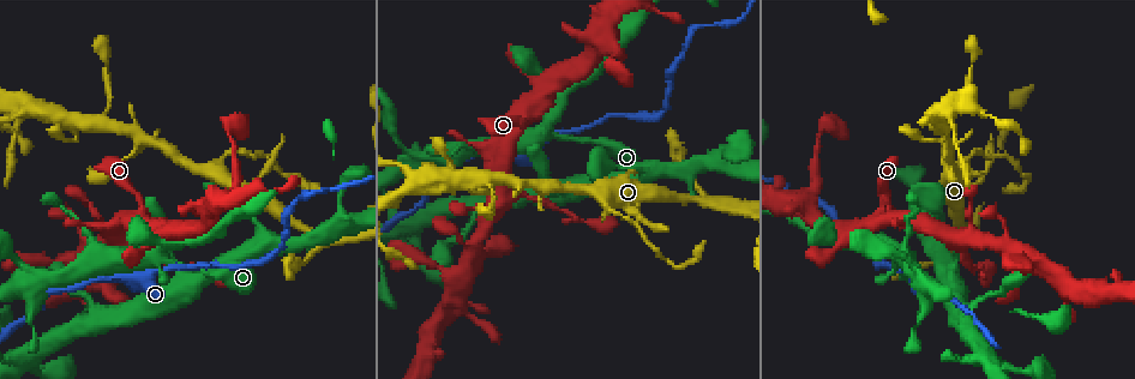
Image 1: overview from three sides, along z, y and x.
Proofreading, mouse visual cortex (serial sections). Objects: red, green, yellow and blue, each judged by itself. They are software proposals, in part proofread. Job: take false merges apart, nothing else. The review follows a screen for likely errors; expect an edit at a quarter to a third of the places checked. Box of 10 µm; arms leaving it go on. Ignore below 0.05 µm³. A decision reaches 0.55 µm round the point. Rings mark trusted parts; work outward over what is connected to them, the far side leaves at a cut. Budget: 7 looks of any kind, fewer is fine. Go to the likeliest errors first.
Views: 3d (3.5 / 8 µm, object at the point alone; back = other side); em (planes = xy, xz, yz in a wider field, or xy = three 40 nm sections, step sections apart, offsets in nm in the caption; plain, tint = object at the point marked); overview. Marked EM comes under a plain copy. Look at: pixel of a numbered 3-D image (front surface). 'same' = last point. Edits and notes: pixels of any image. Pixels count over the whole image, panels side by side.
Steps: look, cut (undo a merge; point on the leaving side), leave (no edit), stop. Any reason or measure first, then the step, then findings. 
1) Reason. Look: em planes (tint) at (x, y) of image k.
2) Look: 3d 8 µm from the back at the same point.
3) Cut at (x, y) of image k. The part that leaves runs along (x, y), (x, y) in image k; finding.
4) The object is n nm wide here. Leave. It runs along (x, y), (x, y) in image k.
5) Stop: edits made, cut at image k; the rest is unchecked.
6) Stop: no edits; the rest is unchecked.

Abrupt turn. Look: 3d 8 µm at (968, 154) of image 1.

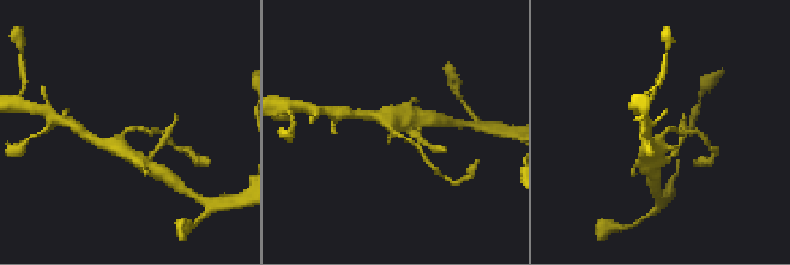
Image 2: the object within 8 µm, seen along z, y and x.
The arms are 150, 450 nm wide; need the tissue. Look: em xy step 5 (tint) at the same point.

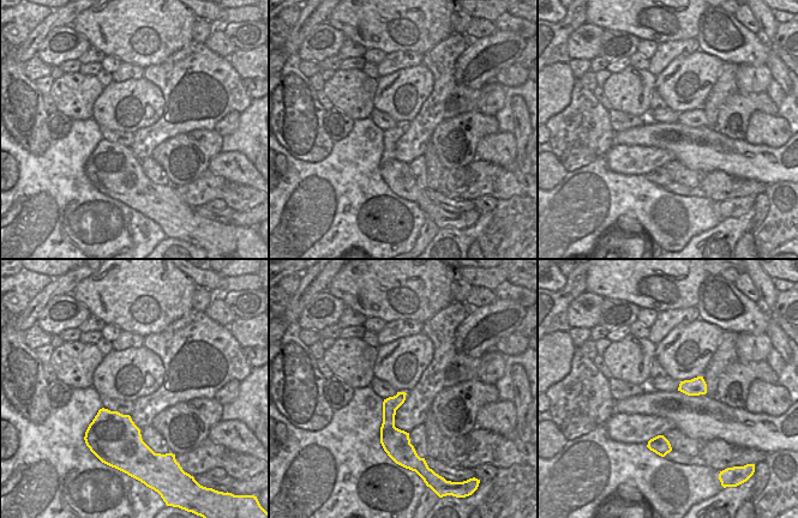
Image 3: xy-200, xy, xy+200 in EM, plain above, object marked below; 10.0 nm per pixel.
The object is 150 nm wide here. Cut at (145, 130) of image 2. The part that leaves runs along (125, 132), (130, 128), (161, 131) in image 2; a second cell is stuck on.

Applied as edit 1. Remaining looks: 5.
A narrow waist. Look: 3d 3.5 µm at (107, 279) of image 1.

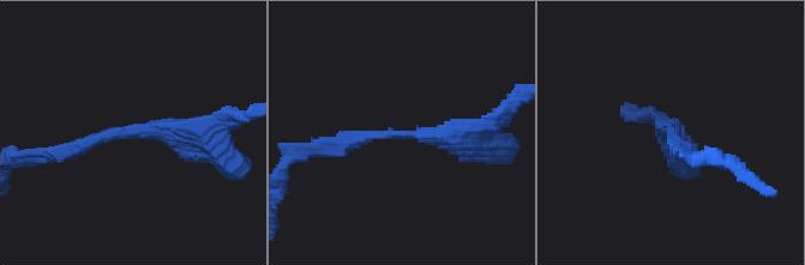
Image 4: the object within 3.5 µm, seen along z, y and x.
Shape alone is not enough. Look: em planes (tint) at (134, 130) of image 4.

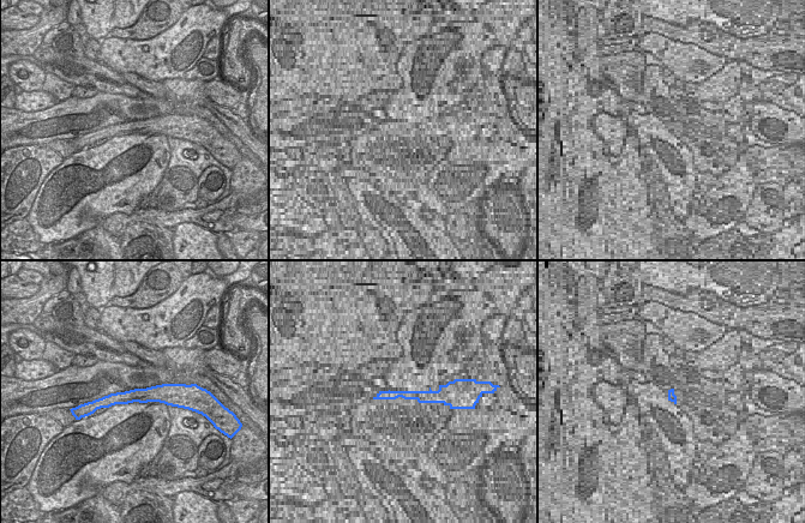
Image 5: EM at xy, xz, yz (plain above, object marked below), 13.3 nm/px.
Leave. It runs along (211, 144), (126, 130), (60, 151) in image 4; one cell here.

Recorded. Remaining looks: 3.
Small branch off a trunk. Look: 3d 3.5 µm at (99, 123) of image 1.

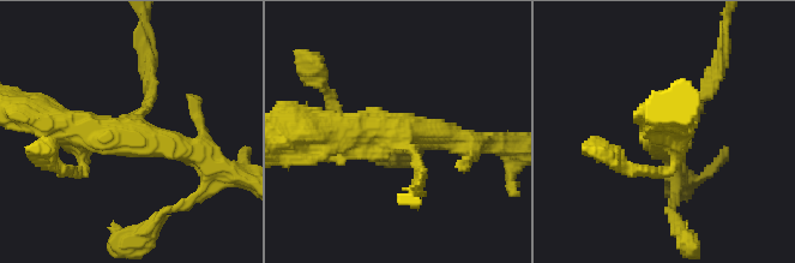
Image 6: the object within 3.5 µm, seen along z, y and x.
3 arms meet here; the arms are 150, 300, 500 nm wide. Look: em planes (tint) at (130, 141) of image 6.

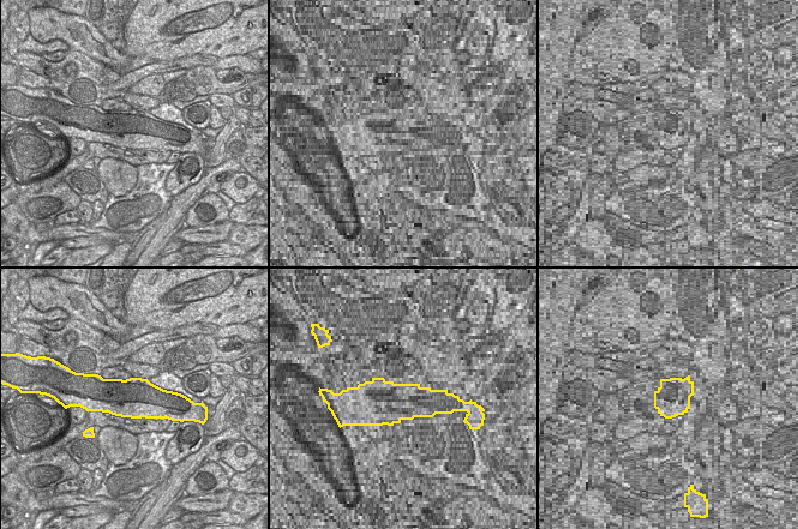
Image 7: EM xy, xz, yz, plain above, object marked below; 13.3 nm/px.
Leave. It runs along (206, 160), (55, 120) in image 6; all the same cell.

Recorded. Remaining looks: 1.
Stop: edits made, cut at image 2; the rest is unchecked.

